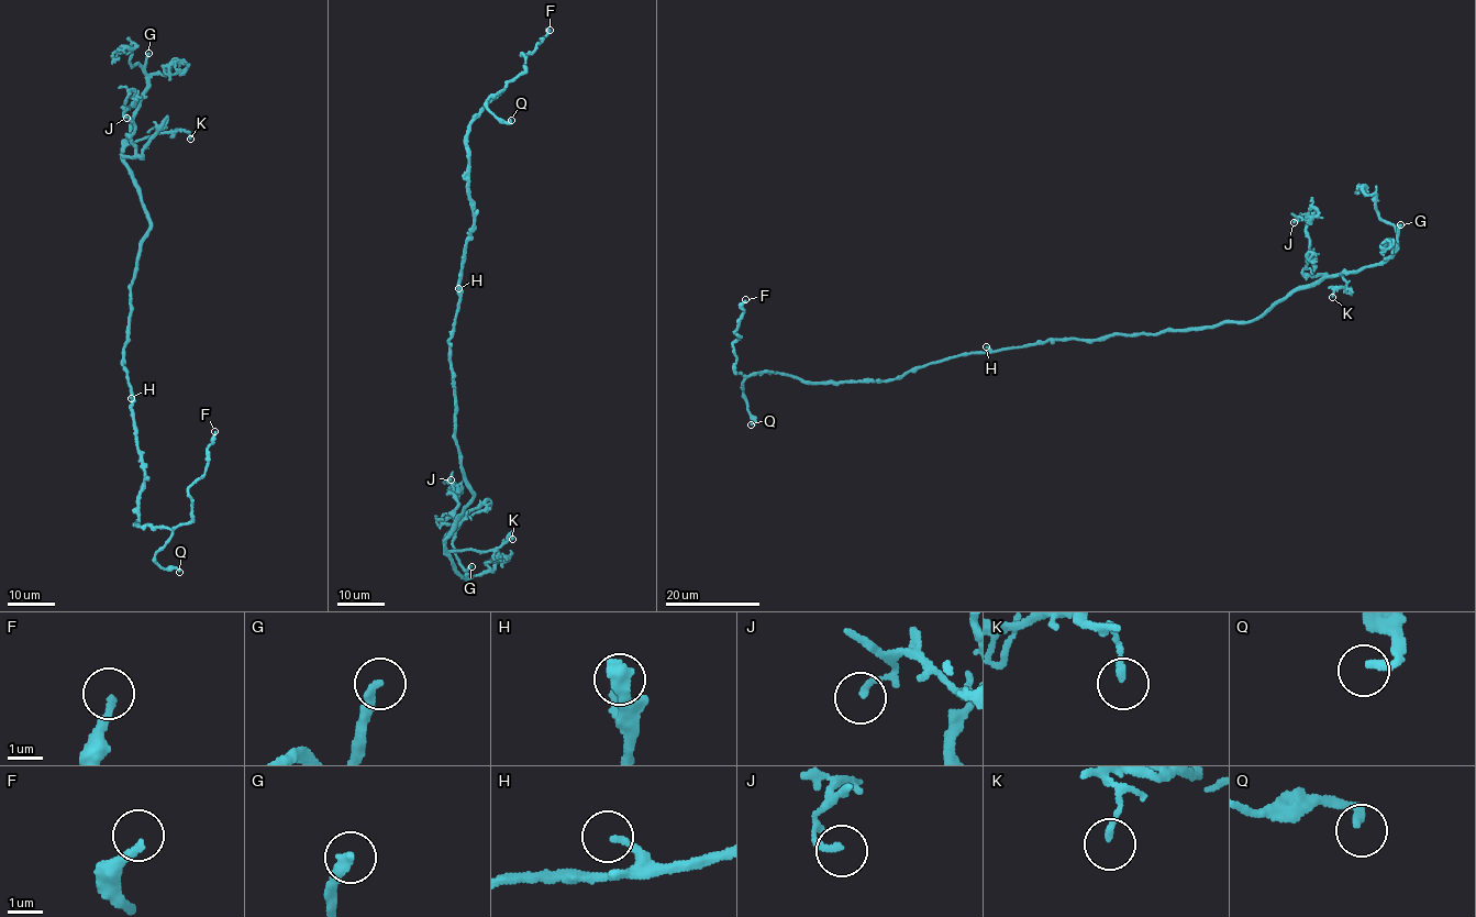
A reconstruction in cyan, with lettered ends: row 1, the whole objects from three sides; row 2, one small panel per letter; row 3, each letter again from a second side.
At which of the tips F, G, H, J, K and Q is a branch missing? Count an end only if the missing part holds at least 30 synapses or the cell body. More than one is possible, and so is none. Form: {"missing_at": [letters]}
{"missing_at": ["F", "G", "Q"]}

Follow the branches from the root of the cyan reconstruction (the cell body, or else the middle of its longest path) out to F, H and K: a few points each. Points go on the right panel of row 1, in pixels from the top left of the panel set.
F: (1068, 339), (962, 353), (883, 380), (805, 383), (768, 371), (747, 376), (733, 371), (732, 345), (745, 299)
H: (1068, 339), (1052, 339), (995, 351), (986, 346)
K: (1068, 339), (1158, 334), (1254, 321), (1295, 290), (1341, 274), (1345, 288), (1332, 288), (1332, 297)

